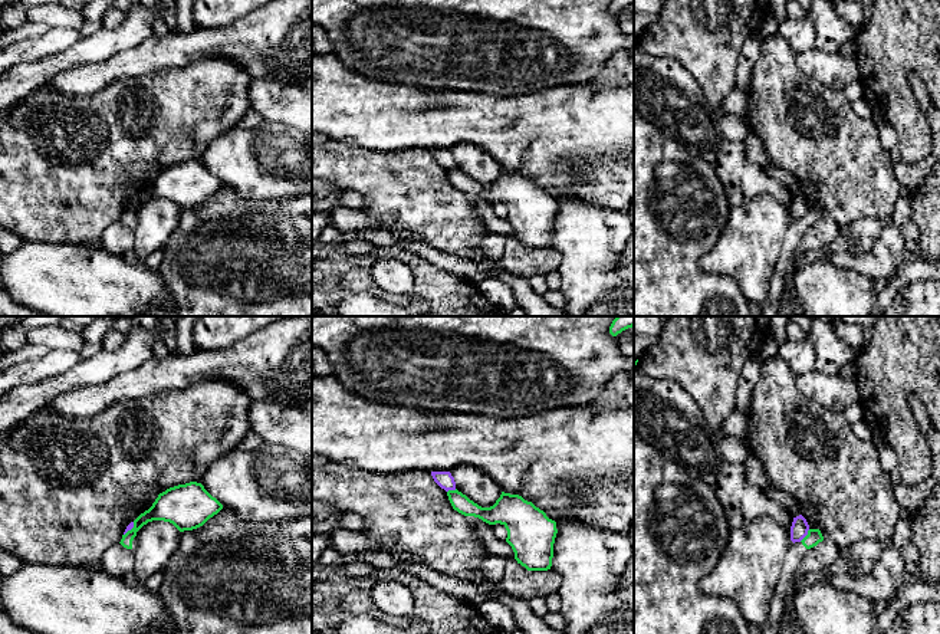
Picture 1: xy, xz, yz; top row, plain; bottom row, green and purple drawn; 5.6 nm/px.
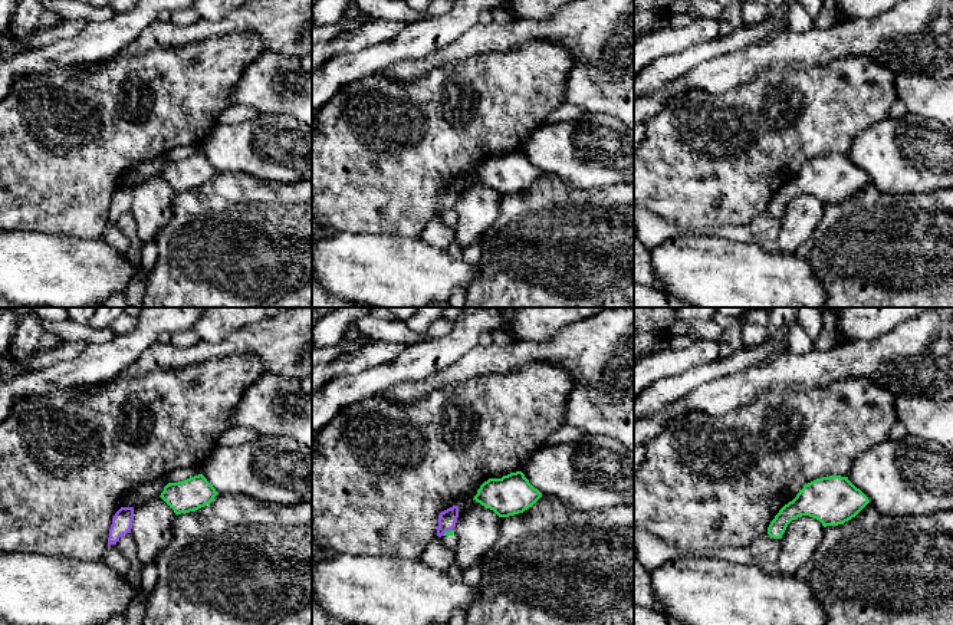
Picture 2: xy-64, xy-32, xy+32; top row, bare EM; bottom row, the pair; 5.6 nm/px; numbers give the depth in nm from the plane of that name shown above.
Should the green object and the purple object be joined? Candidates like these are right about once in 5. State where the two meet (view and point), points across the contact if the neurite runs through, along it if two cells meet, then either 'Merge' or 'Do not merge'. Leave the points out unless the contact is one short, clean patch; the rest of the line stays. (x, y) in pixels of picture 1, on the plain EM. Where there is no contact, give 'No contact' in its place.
Touches green at yz (807, 213). Boundary: yz (809, 207), (799, 219). Do not merge

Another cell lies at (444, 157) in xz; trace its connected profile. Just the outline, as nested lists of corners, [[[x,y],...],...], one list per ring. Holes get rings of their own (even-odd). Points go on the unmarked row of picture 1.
[[[431,150],[431,154],[434,160],[446,170],[456,168],[456,160],[450,150]]]

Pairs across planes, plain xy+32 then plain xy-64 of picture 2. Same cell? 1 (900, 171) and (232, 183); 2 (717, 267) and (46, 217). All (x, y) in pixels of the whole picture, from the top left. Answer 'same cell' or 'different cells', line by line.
1: different cells
2: different cells

